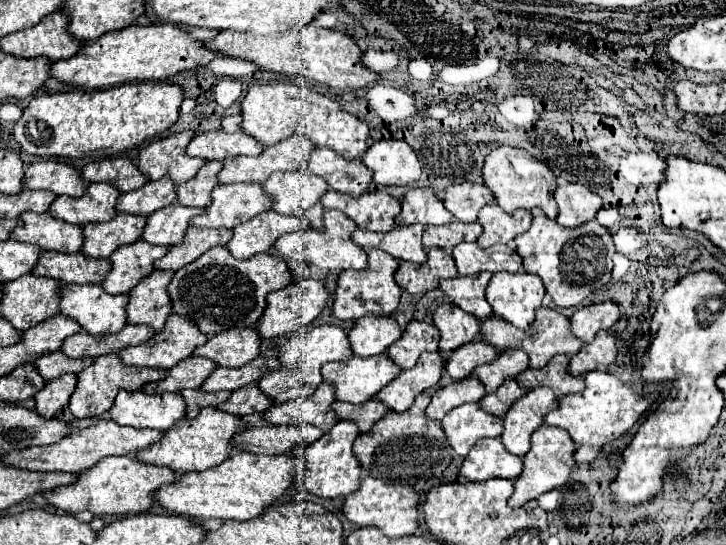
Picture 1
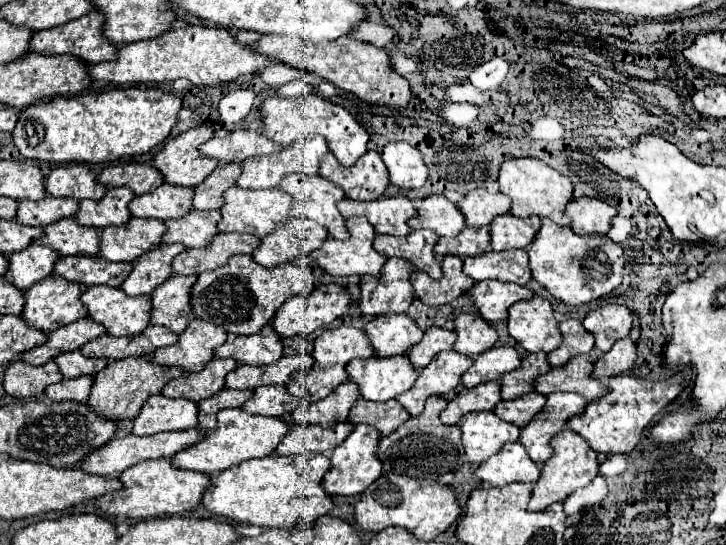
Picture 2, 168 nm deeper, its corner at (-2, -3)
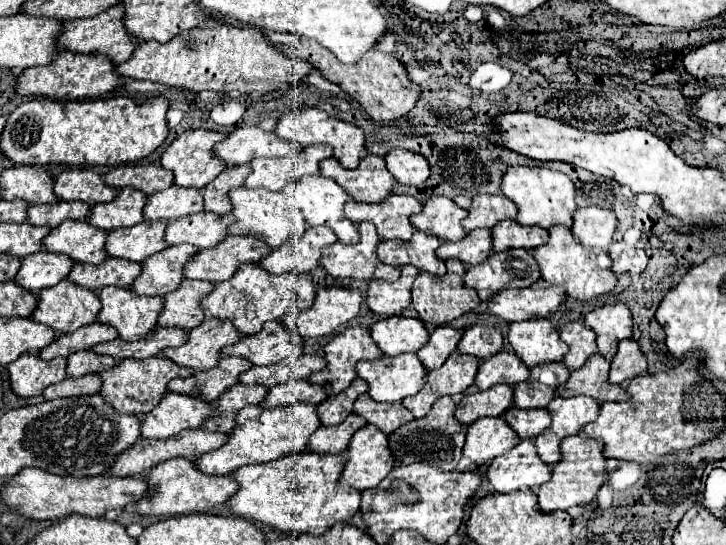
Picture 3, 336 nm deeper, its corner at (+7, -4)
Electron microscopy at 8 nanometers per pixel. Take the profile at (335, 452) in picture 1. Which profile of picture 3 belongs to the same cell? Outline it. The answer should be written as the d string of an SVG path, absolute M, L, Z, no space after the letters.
M365 425L353 435L347 455L349 461L339 481L359 491L377 487L395 465L395 457L389 449L389 435L375 425Z

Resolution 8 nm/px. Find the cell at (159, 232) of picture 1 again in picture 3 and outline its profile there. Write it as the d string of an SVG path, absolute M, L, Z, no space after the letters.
M203 213L203 215L189 215L187 219L171 221L165 231L165 241L169 245L189 243L201 249L215 247L229 235L229 225L235 223L233 215L217 215L217 213Z

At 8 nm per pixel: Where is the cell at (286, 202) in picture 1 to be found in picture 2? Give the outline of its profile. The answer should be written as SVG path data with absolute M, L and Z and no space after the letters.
M292 172L290 176L284 176L280 186L276 188L292 196L290 218L316 220L318 224L326 226L328 234L336 240L344 240L348 236L348 232L344 230L344 218L336 208L336 202L344 198L342 188L336 188L332 182L320 176L308 176L304 172Z

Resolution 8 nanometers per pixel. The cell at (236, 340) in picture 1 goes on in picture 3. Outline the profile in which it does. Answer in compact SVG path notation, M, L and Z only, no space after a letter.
M269 321L263 331L255 335L245 335L237 345L223 349L223 355L247 357L253 365L273 365L283 359L299 359L303 355L303 337L291 329L287 329L281 321Z

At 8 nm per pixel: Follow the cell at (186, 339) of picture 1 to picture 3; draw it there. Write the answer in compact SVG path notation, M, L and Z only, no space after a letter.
M205 319L189 331L189 341L181 347L167 347L165 357L193 371L213 369L221 359L221 349L239 341L239 331L229 319Z

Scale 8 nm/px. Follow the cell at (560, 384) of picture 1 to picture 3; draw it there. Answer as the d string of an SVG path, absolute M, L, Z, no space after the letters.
M593 355L591 361L587 361L581 369L571 371L571 377L563 387L559 387L557 395L561 397L577 397L577 395L589 395L601 403L605 401L627 401L629 393L623 385L609 383L609 367L611 361L603 355Z

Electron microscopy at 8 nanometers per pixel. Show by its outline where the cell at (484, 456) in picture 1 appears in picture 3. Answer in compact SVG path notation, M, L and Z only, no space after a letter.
M531 439L521 441L519 447L497 457L487 471L489 485L499 493L513 493L525 487L533 489L549 479L551 467L539 459Z

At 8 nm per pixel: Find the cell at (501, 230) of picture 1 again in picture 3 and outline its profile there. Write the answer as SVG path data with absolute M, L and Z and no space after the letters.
M499 221L493 229L493 251L509 251L513 247L535 249L547 243L549 233L543 227L525 227L517 221Z

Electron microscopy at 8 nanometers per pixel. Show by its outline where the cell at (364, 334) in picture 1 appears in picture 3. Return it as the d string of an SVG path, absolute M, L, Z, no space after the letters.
M389 317L373 323L371 337L385 355L395 357L401 353L417 353L429 341L429 331L421 319Z

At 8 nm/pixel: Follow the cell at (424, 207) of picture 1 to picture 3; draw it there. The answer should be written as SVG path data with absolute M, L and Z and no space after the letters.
M431 197L425 201L423 211L411 217L415 229L437 235L441 241L461 241L467 231L461 221L467 217L467 211L457 207L447 197Z

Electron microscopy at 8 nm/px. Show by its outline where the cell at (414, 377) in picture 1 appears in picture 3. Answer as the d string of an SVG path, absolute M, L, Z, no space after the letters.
M455 351L443 367L429 371L427 387L423 387L423 391L419 391L419 395L413 395L411 399L403 399L403 405L415 417L425 417L437 399L441 399L445 395L463 393L467 387L471 387L475 381L477 369L479 369L477 357Z

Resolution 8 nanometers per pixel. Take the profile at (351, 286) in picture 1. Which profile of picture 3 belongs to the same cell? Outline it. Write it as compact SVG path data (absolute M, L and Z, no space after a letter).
M411 265L401 267L401 279L387 283L387 281L371 281L367 291L367 305L379 317L393 317L399 315L403 309L411 305L411 287L419 271Z

